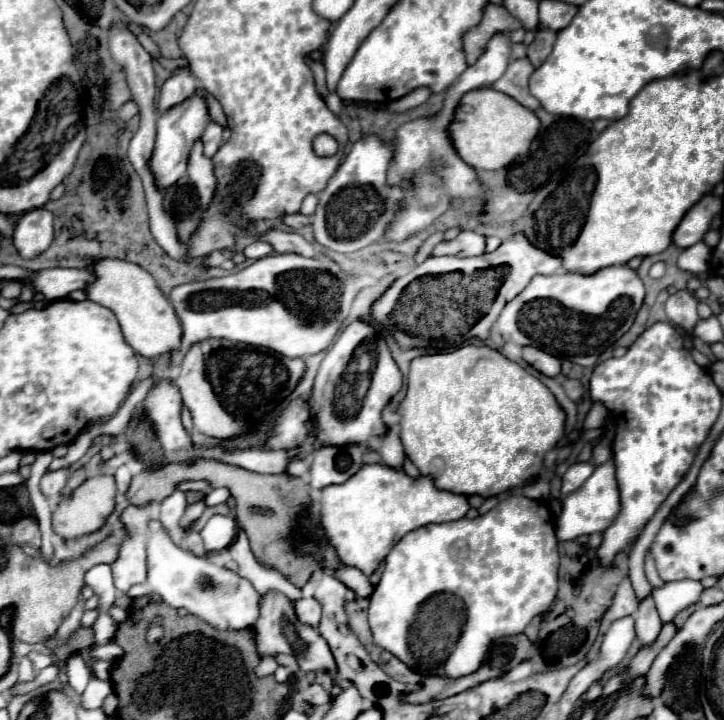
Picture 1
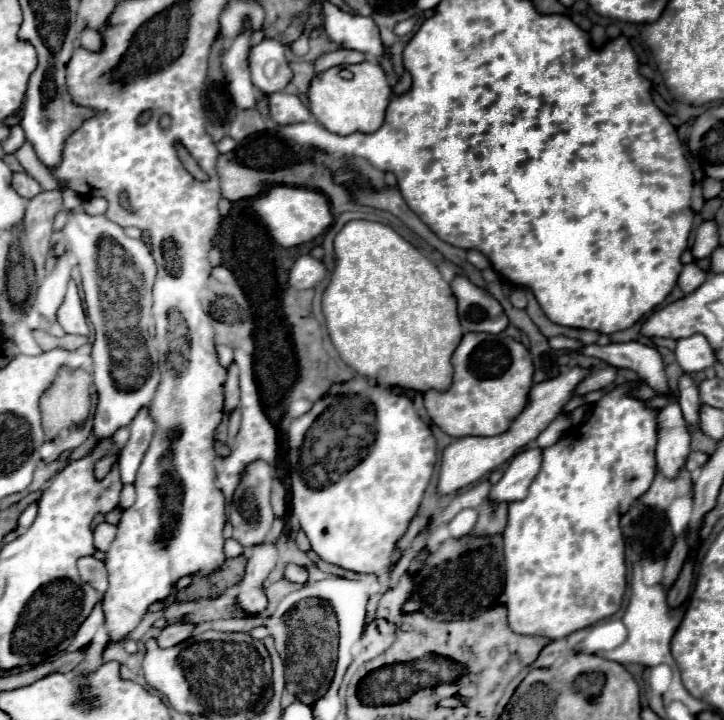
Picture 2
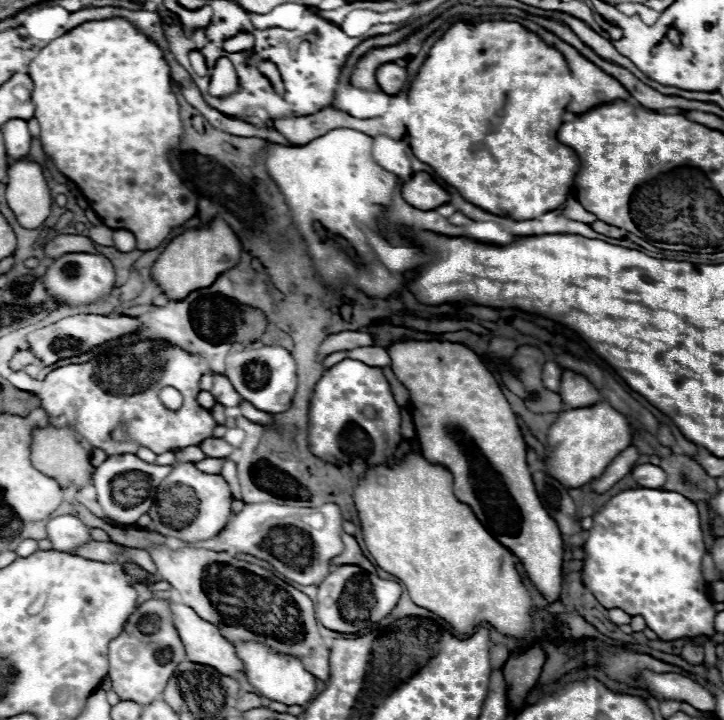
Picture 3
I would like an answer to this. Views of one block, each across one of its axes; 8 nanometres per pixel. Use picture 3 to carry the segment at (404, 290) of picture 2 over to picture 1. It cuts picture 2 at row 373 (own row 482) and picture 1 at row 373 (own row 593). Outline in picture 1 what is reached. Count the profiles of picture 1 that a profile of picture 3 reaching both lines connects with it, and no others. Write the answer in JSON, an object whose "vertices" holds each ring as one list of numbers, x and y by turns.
{"vertices":[[464,344,452,352,440,352,440,354,424,354,418,356,410,362,410,372,408,372,408,388,406,388,406,396,402,398,402,402,396,408,396,414,400,416,400,440,404,444,404,452,410,456,410,460,416,464,416,468,420,470,420,474,430,474,434,476,436,488,440,490,448,490,454,494,480,494,484,498,488,496,496,496,502,494,510,488,518,488,522,484,526,484,528,480,532,480,542,466,544,454,556,446,556,442,564,436,564,412,558,406,556,398,552,396,552,392,532,374,528,374,520,364,510,362,506,356,502,356,498,350,492,350,484,344]]}

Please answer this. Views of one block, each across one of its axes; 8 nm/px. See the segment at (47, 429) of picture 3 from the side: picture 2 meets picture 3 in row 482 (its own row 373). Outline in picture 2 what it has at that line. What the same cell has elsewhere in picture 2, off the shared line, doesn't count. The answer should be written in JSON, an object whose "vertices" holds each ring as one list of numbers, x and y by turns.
{"vertices":[[60,368,56,382,40,400,46,440,54,440,60,430,82,426,88,420,90,386,92,378,86,378,86,372,72,372,68,368]]}

